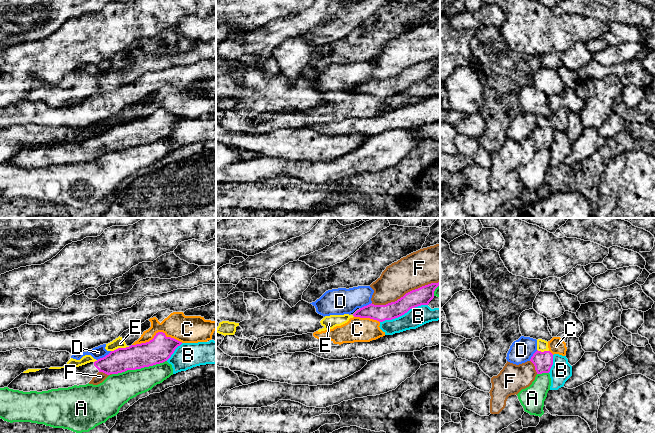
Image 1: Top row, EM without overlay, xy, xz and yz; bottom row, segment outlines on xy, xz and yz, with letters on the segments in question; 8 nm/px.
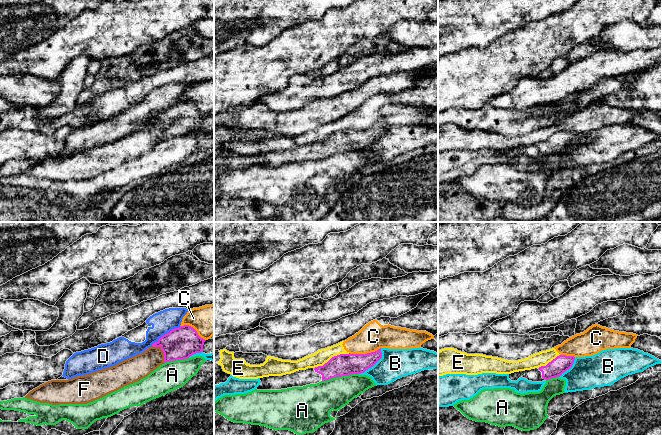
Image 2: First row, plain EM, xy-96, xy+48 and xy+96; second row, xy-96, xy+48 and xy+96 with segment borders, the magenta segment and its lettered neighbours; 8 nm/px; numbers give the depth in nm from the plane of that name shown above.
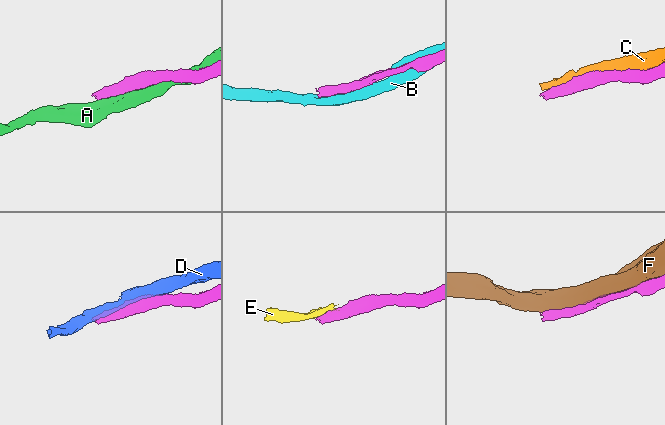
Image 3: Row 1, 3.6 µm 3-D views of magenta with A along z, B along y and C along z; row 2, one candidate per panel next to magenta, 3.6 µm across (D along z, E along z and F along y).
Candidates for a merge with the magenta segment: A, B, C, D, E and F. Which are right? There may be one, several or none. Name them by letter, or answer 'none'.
none

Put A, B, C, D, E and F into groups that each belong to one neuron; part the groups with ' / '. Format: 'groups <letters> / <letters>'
groups A / B / C E / D / F

